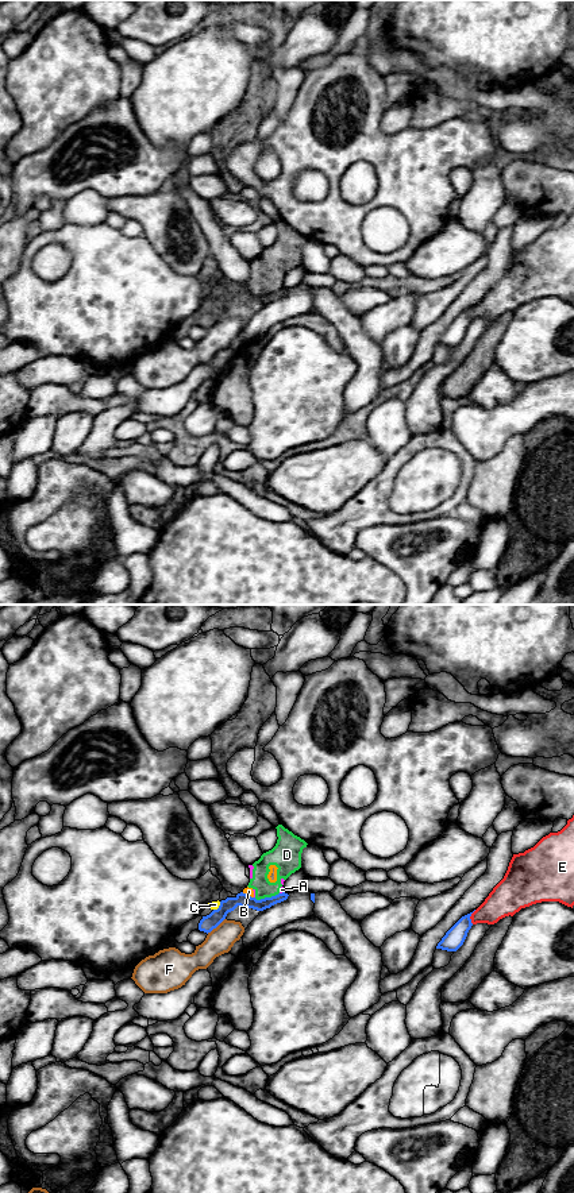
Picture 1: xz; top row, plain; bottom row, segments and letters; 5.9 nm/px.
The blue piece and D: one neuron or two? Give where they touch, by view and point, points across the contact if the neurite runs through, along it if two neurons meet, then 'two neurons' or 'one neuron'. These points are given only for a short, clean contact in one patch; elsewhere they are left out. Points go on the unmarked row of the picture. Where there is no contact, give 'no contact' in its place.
xz (266, 293) | along xz (278, 288), (259, 294), (254, 293) | two neurons

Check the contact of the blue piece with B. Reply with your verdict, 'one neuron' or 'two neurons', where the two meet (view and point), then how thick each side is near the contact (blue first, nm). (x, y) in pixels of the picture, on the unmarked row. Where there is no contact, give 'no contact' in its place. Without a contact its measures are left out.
two neurons | xz (247, 290) | 90/50 nm

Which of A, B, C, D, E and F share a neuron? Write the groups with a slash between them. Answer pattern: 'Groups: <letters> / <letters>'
Groups: A B C D / E / F

